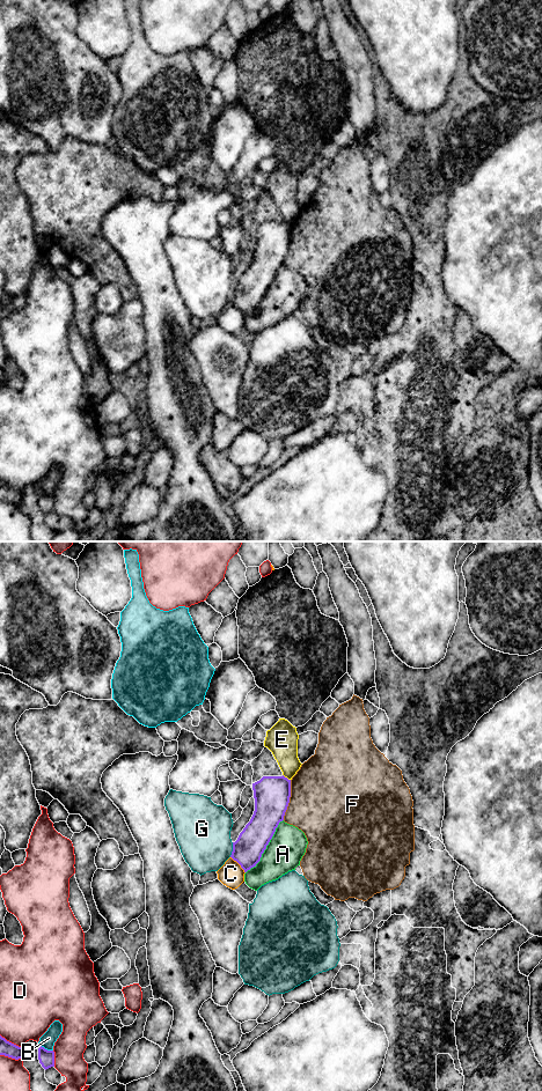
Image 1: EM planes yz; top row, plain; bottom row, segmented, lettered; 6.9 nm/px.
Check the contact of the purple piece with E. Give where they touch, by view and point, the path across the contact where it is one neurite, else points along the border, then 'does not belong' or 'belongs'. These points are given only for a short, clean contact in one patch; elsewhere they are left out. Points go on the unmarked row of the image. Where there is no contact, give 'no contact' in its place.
contact yz (286, 222); border yz (283, 219), (290, 225); does not belong

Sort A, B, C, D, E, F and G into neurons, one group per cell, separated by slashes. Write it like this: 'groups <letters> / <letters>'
groups A / B / C / D / E / F / G

